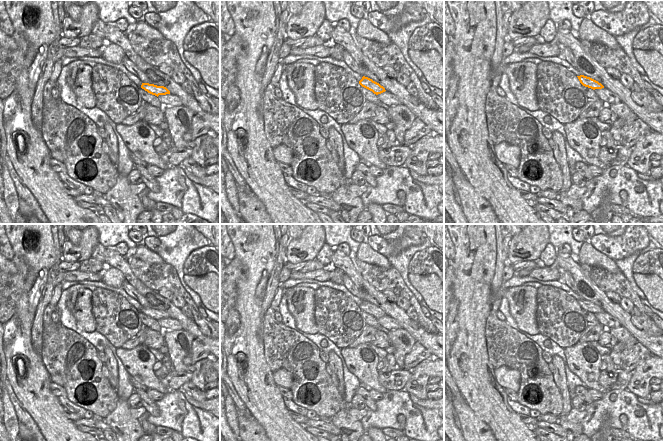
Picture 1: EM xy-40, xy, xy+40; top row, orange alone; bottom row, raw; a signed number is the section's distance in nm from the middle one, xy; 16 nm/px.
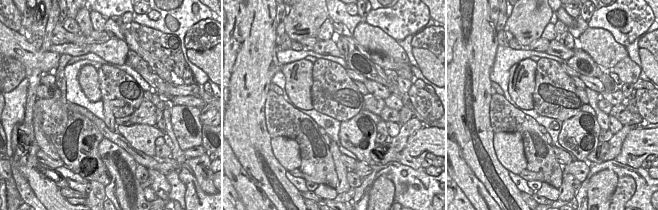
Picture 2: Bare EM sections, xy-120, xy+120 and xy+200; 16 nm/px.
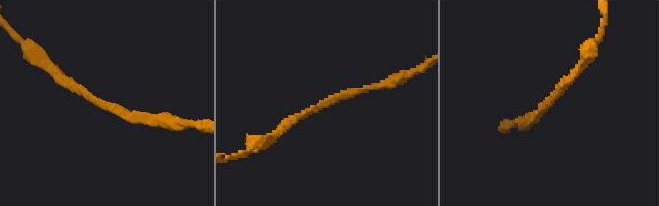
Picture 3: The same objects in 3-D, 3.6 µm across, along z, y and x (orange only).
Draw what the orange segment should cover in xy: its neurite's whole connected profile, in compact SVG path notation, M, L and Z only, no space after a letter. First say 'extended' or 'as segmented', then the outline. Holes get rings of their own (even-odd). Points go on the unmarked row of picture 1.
as segmented | M365 300L362 301L362 303L359 305L359 308L362 311L372 315L376 319L381 318L386 315L385 312L381 310L379 307Z

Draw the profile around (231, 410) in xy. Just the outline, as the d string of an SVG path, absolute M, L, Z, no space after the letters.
M229 393L225 398L225 412L228 425L235 436L239 439L238 409Z

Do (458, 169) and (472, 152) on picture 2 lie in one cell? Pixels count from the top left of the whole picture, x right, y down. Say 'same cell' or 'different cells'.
different cells

